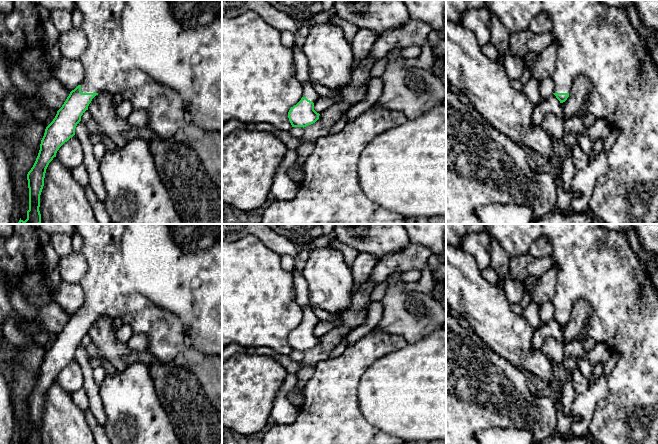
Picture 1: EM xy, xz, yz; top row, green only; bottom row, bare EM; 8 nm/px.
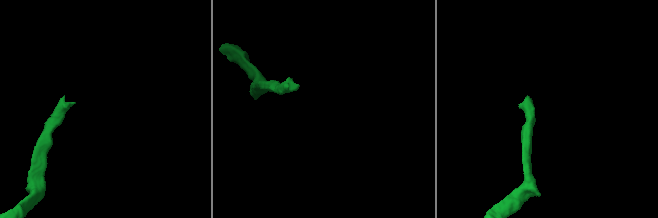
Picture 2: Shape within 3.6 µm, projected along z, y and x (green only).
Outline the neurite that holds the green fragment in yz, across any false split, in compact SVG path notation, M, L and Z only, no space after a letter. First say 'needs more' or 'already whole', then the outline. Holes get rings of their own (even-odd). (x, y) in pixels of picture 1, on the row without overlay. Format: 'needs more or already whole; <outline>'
needs more; M484 224L486 231L494 237L510 256L521 256L529 253L531 245L539 237L545 237L552 245L552 258L555 266L559 268L555 283L554 297L552 298L553 318L563 327L569 321L573 304L578 299L586 300L590 303L592 312L589 321L585 325L588 339L596 344L605 344L612 353L619 355L615 367L607 378L609 396L599 401L595 407L589 431L597 444L658 444L658 293L652 282L652 277L646 272L644 265L640 262L637 253L630 247L627 236L615 230L608 230L601 224Z

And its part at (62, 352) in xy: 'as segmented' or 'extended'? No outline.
extended

